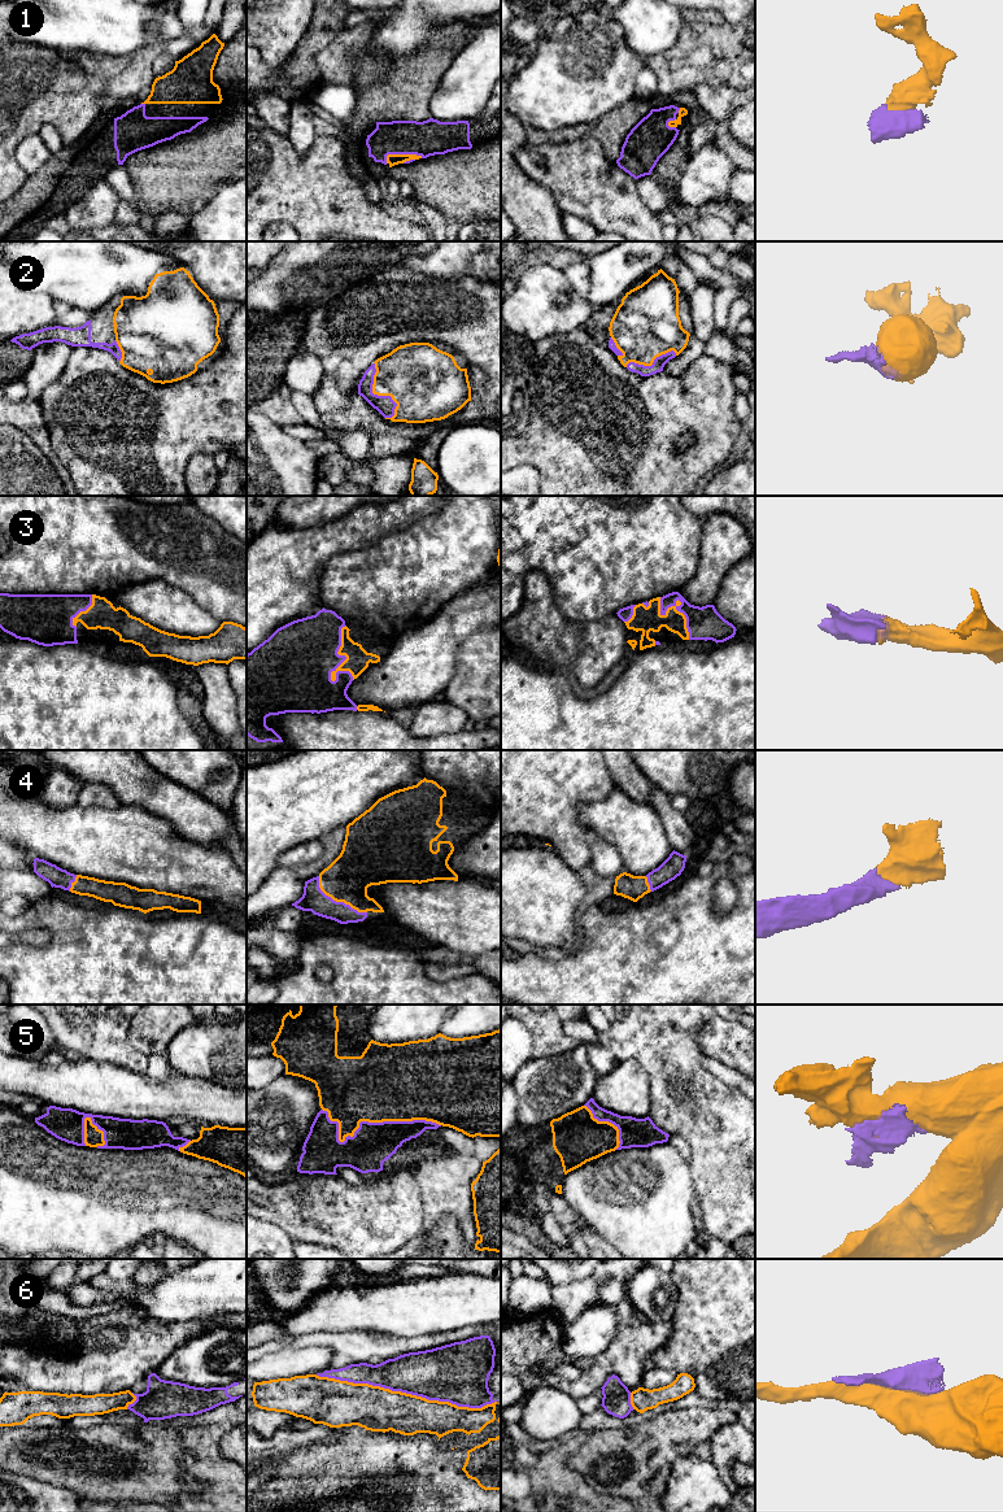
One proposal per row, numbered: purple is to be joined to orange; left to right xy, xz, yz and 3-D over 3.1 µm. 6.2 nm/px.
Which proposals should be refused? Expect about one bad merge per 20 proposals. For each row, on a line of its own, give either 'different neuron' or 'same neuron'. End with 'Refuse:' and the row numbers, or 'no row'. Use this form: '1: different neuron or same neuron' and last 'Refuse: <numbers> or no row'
1: same neuron
2: same neuron
3: same neuron
4: same neuron
5: same neuron
6: different neuron
Refuse: 6

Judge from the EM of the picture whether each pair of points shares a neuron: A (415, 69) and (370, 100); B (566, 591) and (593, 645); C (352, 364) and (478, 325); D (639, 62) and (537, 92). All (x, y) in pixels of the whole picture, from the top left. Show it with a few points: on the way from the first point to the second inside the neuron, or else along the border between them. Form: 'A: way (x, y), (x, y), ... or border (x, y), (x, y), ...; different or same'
A: way (404, 81), (382, 100); same
B: border (555, 604), (572, 621), (597, 621), (611, 614); different
C: way (383, 336), (392, 336), (400, 332), (447, 331); same
D: way (614, 66), (584, 69), (562, 86); same

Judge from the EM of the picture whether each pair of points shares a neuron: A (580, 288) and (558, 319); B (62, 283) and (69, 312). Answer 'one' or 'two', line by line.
A: two
B: two

